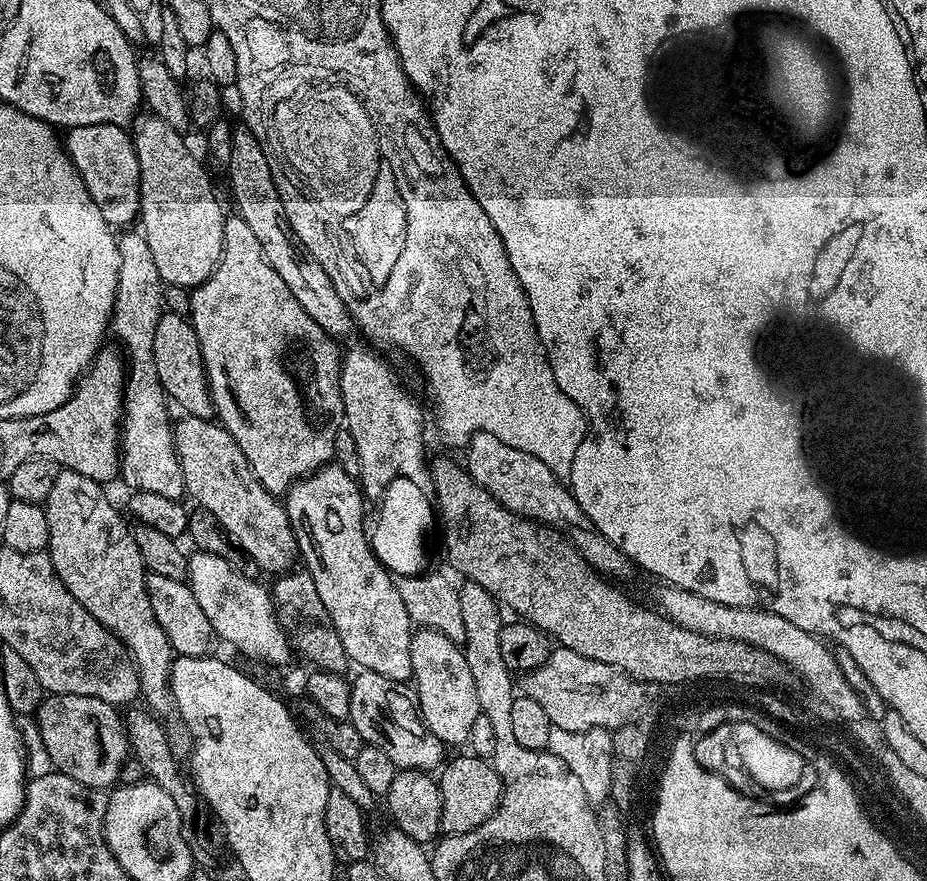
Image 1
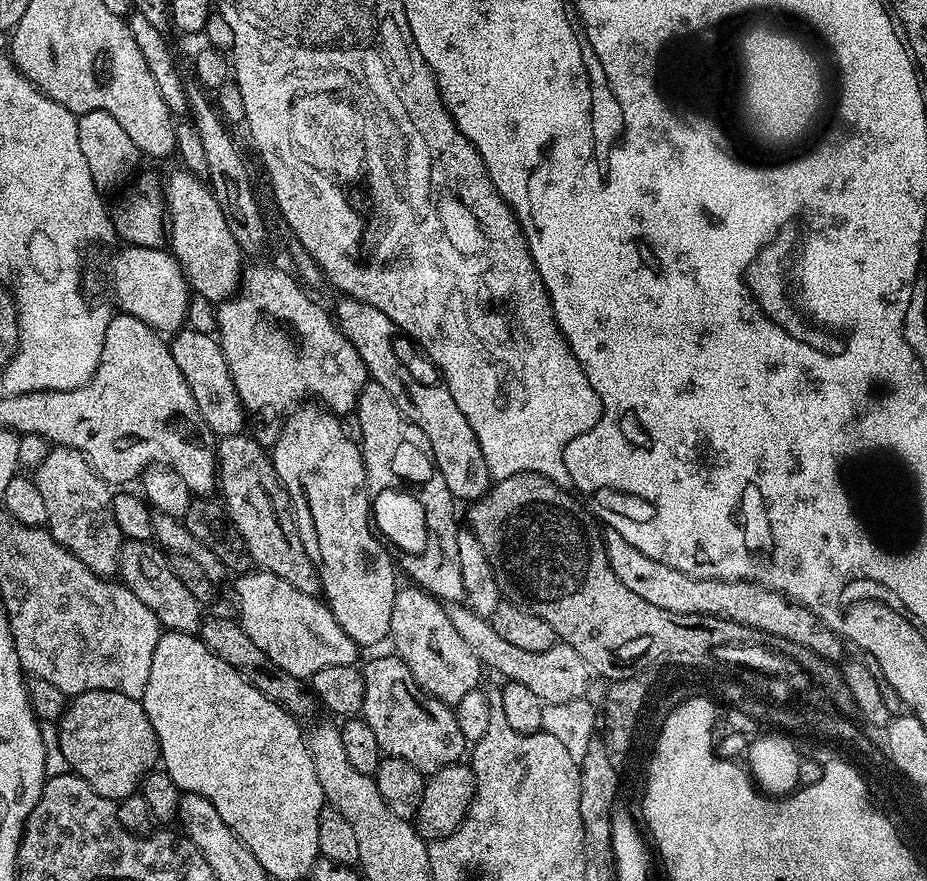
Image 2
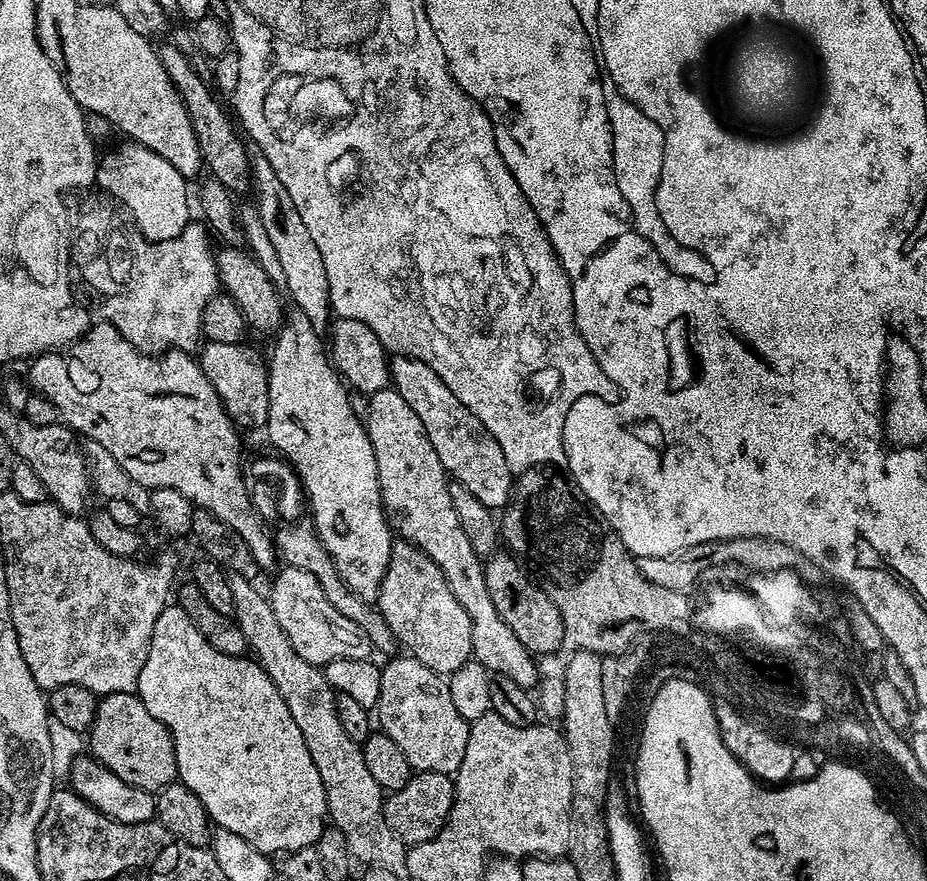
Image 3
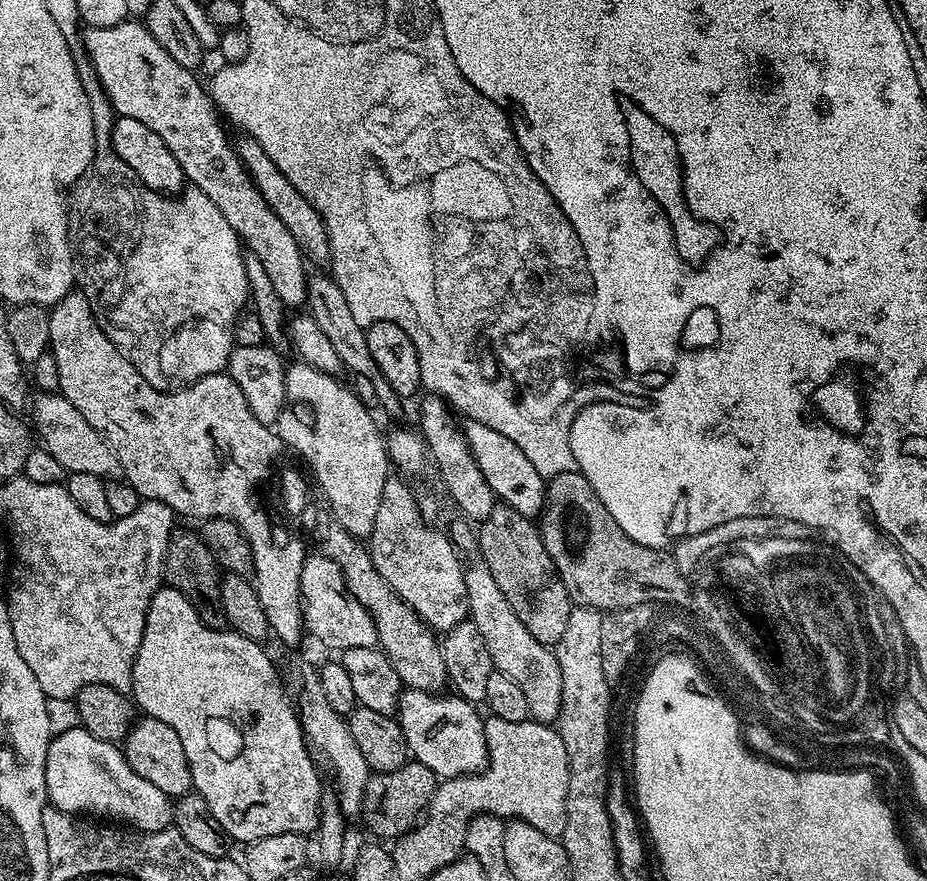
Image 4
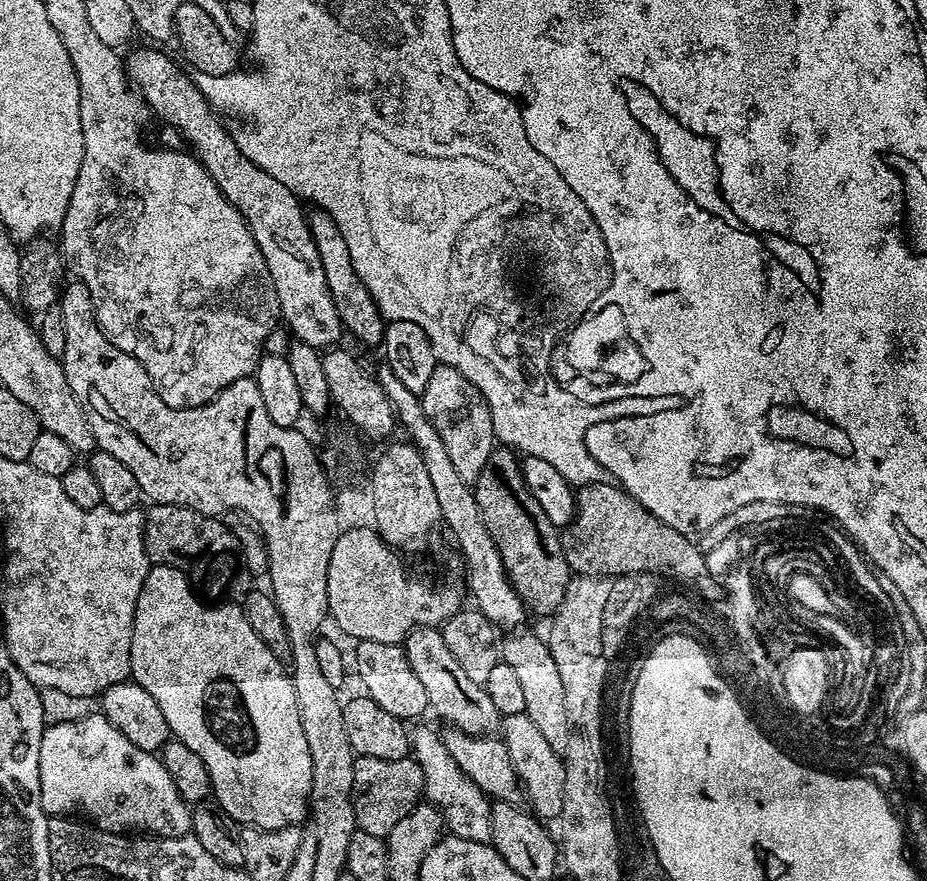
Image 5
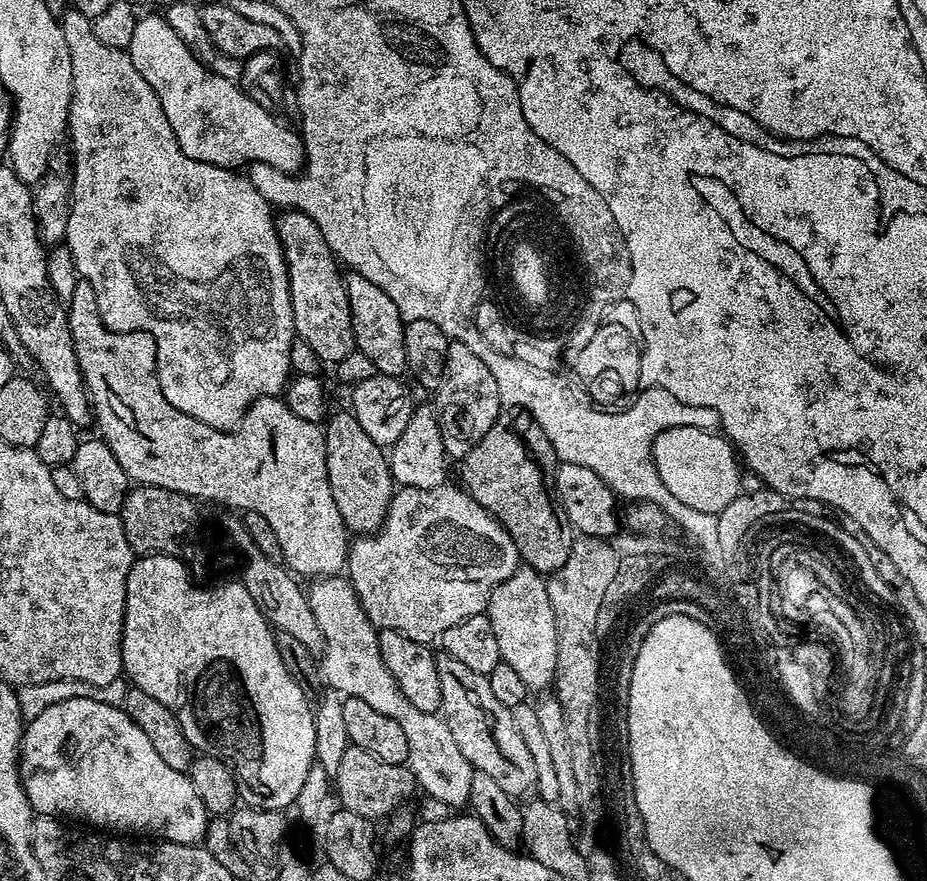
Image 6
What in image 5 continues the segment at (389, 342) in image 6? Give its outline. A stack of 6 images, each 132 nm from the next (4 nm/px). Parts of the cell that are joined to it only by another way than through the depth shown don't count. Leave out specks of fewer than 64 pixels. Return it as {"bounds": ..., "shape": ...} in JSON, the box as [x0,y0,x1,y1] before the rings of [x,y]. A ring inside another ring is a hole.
{"bounds":[307,210,386,345],"shape":[[[312,210],[307,217],[314,246],[318,248],[318,258],[322,260],[322,271],[326,274],[326,286],[330,286],[330,298],[334,298],[334,310],[338,310],[343,331],[347,335],[349,332],[360,344],[379,345],[384,339],[386,321],[366,286],[362,286],[362,278],[358,278],[354,270],[354,262],[350,262],[350,249],[346,247],[346,238],[342,238],[342,230],[338,230],[334,218],[325,212]]]}

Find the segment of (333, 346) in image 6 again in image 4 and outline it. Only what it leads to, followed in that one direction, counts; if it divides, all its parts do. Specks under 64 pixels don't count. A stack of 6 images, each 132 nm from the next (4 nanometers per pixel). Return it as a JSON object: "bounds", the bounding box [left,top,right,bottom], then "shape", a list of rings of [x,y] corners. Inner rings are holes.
{"bounds":[82,18,310,310],"shape":[[[129,18],[118,26],[88,28],[82,36],[84,48],[88,51],[87,63],[92,65],[98,82],[104,87],[104,92],[112,103],[113,113],[117,117],[129,116],[145,126],[150,126],[150,129],[162,138],[184,171],[185,181],[191,187],[202,190],[202,194],[206,194],[206,198],[210,198],[210,202],[214,202],[214,206],[222,210],[222,218],[230,222],[230,226],[240,237],[247,251],[253,252],[262,262],[275,292],[278,293],[278,298],[282,298],[285,309],[296,310],[292,308],[298,307],[299,304],[301,307],[307,301],[310,275],[309,269],[304,269],[306,257],[300,250],[300,244],[294,242],[294,234],[286,230],[282,218],[278,218],[278,214],[274,214],[274,210],[266,206],[266,198],[258,194],[254,182],[248,177],[244,163],[236,153],[235,143],[230,136],[228,140],[228,132],[224,129],[225,121],[213,104],[209,89],[205,85],[204,88],[200,85],[195,71],[180,66],[151,36],[150,30],[143,23],[135,24],[135,22],[137,22],[135,19]]]}

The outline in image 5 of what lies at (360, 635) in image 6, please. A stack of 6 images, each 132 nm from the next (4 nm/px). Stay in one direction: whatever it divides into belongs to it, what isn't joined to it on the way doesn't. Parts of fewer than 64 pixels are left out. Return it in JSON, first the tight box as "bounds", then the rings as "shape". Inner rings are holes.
{"bounds":[410,727,493,844],"shape":[[[413,727],[410,732],[410,752],[418,762],[418,766],[422,766],[424,796],[443,813],[444,823],[451,835],[458,838],[470,838],[470,842],[491,844],[490,810],[493,801],[489,793],[483,792],[464,773],[464,769],[445,746],[443,735],[439,731],[436,733],[432,728],[415,728]]]}

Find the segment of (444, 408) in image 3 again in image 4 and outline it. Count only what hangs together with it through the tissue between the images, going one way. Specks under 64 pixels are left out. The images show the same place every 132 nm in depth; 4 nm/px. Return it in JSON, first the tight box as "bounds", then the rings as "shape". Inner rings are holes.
{"bounds":[462,419,546,517],"shape":[[[465,419],[462,427],[470,454],[474,454],[474,462],[478,462],[478,470],[482,470],[482,478],[486,478],[490,490],[494,490],[497,501],[523,516],[539,517],[546,507],[546,478],[534,470],[530,458],[526,458],[526,454],[522,454],[506,434],[498,434],[498,430],[482,426],[482,422]]]}

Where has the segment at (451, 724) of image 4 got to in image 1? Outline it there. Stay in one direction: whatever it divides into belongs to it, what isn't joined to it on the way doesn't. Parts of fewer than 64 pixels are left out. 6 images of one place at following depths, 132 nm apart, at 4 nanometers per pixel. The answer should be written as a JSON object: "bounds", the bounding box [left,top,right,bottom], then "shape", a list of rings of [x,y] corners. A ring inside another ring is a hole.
{"bounds":[348,670,446,769],"shape":[[[363,670],[355,674],[357,676],[350,680],[352,689],[348,719],[352,721],[354,730],[358,730],[365,744],[378,746],[378,750],[383,750],[390,757],[390,762],[396,764],[397,769],[439,769],[445,759],[446,746],[424,725],[415,699],[409,693],[407,696],[397,681],[382,674]]]}

